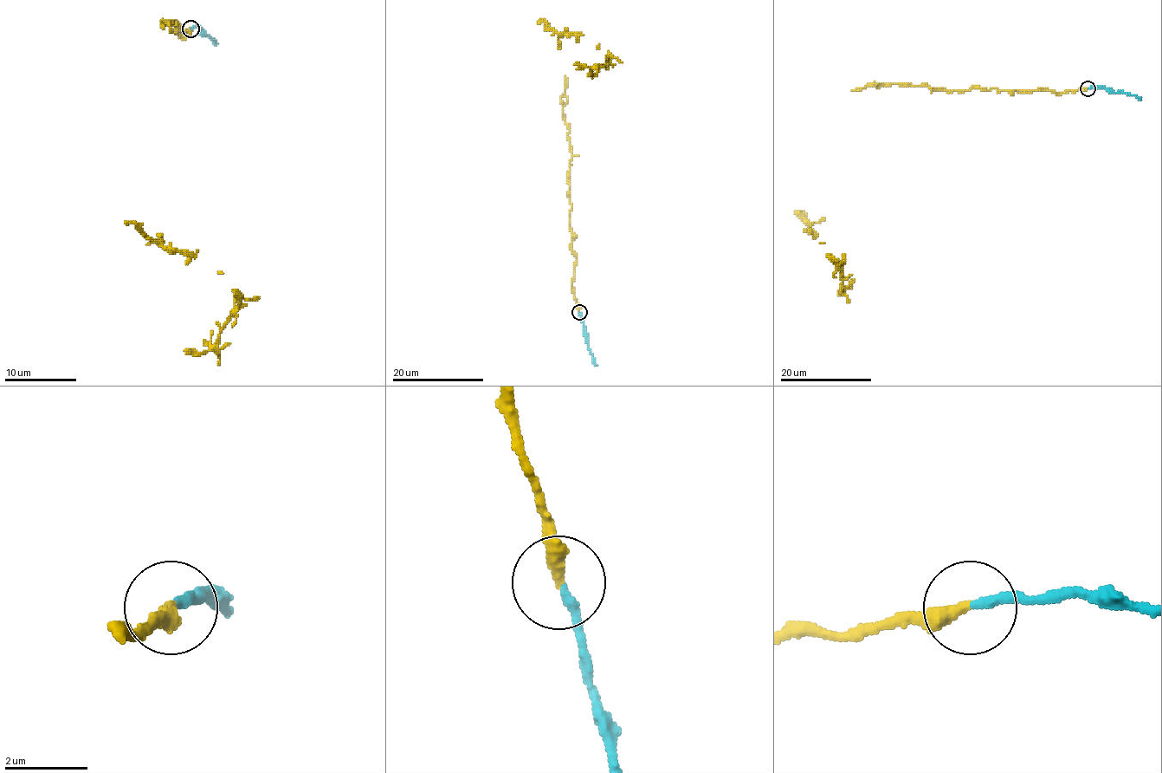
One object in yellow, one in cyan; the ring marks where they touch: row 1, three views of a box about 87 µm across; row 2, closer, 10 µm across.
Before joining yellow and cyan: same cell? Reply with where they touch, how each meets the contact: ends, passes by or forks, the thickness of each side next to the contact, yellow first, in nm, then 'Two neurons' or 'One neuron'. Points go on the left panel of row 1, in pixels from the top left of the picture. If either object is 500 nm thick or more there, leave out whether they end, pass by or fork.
Place: (190, 29). At the ring yellow ends. At the ring cyan ends. Thickness 360 nm (yellow) against 200 nm. Two neurons

